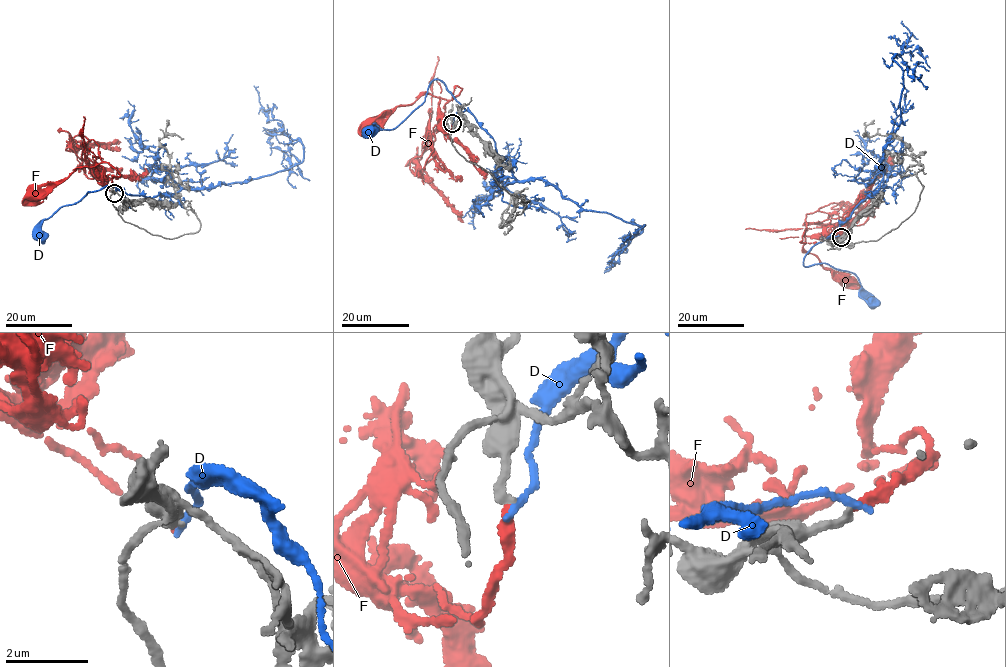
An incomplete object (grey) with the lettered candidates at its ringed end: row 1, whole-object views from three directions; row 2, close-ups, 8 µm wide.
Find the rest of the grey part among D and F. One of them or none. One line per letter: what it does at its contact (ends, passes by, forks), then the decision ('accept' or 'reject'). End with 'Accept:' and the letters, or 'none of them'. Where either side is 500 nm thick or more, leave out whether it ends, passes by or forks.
D: it ends | reject
F: it ends | accept
Accept: F

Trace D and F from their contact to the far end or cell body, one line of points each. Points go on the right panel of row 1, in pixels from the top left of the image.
D: (840, 237), (824, 239), (811, 247), (804, 266), (824, 263), (854, 274), (873, 301)
F: (840, 237), (847, 231), (835, 235), (835, 224), (839, 219), (820, 211), (806, 214), (803, 250), (843, 279)

